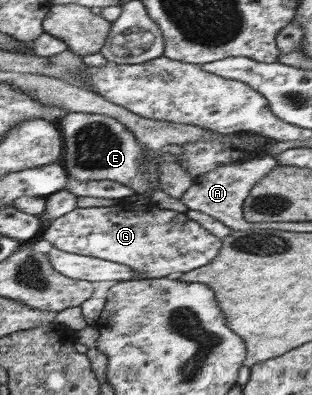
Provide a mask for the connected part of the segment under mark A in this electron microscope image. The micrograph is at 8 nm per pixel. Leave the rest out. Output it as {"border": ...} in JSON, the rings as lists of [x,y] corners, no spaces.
{"border":[[[264,153],[251,156],[250,159],[239,163],[218,165],[215,169],[192,179],[192,184],[184,191],[179,198],[187,209],[201,211],[211,217],[221,221],[229,230],[245,231],[252,223],[245,221],[242,216],[242,205],[249,190],[274,167],[278,166],[278,161],[273,156]]]}

